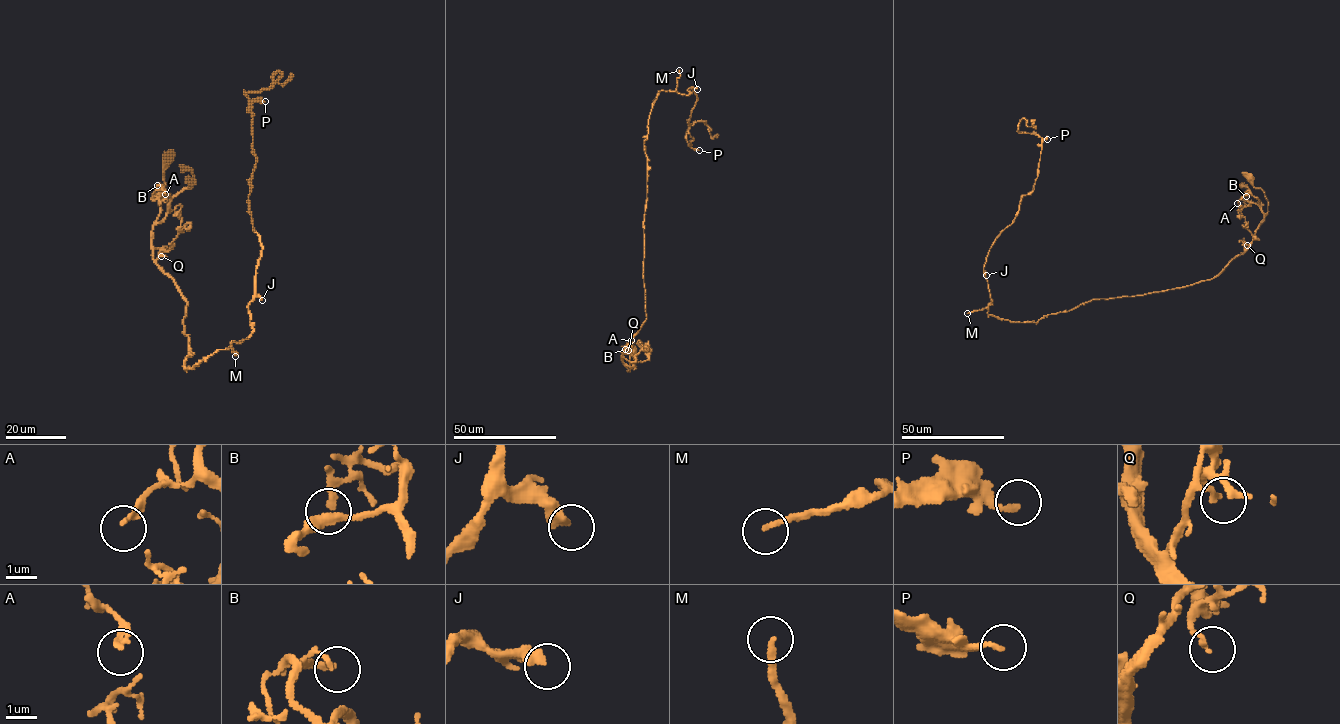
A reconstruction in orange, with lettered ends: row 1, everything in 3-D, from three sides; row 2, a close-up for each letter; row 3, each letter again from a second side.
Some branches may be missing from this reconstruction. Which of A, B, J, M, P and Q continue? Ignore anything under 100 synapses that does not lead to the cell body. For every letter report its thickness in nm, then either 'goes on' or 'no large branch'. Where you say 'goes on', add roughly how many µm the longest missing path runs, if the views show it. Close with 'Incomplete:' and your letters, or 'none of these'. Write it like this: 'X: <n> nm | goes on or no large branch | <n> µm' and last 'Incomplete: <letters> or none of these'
A: 190 nm | no large branch
B: 160 nm | no large branch
J: 380 nm | no large branch
M: 180 nm | goes on | 120 µm
P: 170 nm | no large branch
Q: 170 nm | no large branch
Incomplete: M

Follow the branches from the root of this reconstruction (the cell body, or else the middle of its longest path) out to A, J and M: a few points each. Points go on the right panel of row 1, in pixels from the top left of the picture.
A: (1250, 178), (1252, 185), (1264, 193), (1267, 213), (1262, 222), (1264, 213), (1257, 204), (1243, 200), (1237, 203)
J: (1250, 178), (1264, 193), (1267, 213), (1250, 246), (1208, 280), (1092, 299), (1035, 323), (989, 314), (986, 275)
M: (1250, 178), (1267, 213), (1250, 246), (1210, 279), (1092, 299), (1037, 323), (999, 319), (987, 307), (967, 313)

